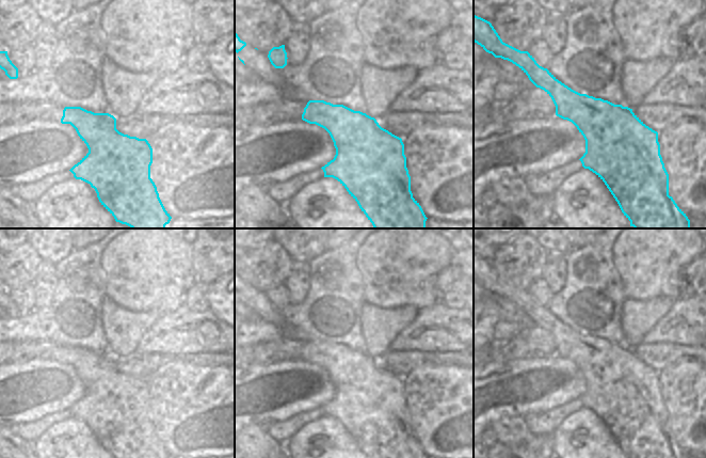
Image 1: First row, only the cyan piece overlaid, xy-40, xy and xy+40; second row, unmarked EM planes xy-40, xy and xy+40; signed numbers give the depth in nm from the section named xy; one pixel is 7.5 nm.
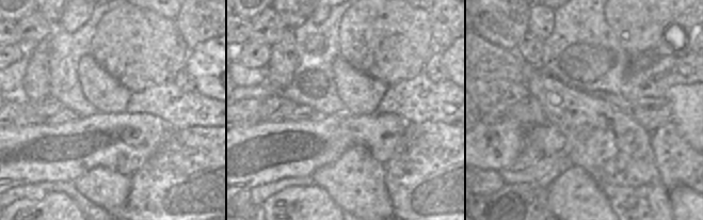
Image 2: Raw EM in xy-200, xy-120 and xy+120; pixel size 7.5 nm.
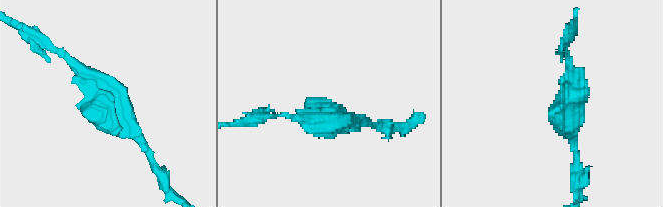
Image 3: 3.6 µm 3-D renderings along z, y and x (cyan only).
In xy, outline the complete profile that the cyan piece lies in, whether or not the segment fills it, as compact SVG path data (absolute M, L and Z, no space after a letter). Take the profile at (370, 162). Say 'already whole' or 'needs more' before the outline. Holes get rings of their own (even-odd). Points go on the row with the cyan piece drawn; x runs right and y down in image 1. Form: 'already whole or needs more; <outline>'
already whole; M309 100L302 120L330 133L336 155L321 168L324 177L337 179L347 189L374 228L426 228L428 218L413 198L401 138L382 128L366 113L324 100Z

